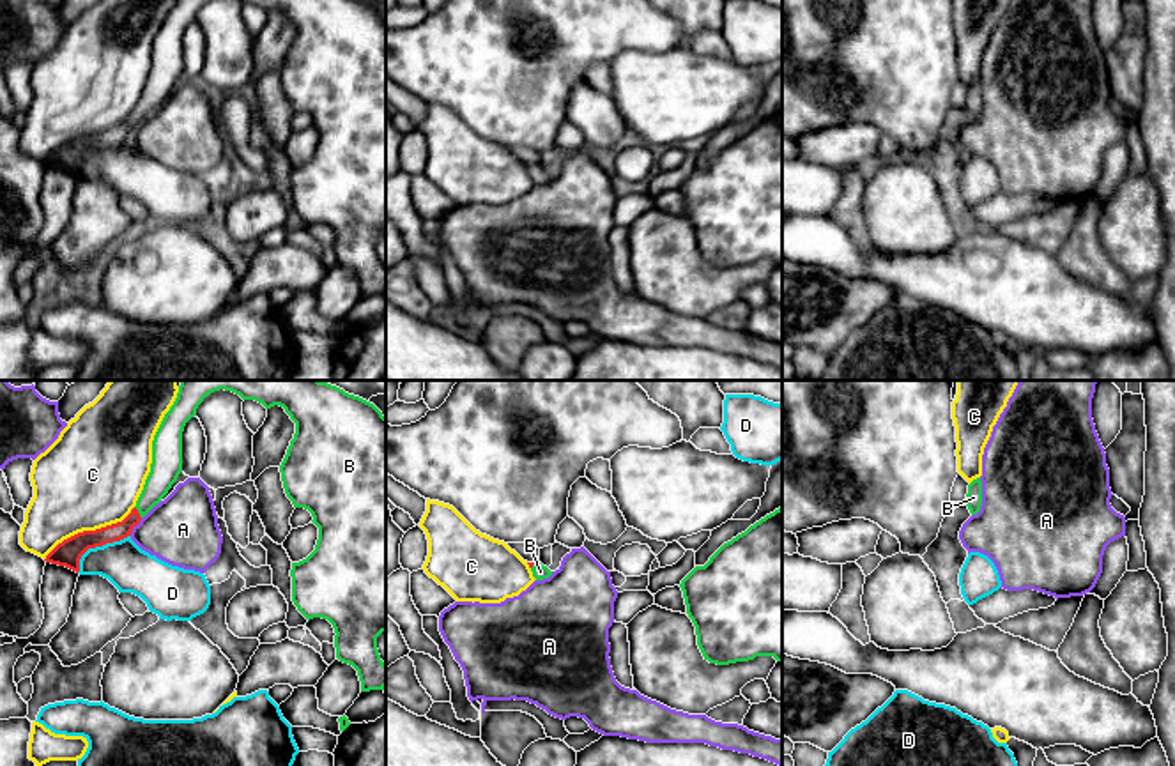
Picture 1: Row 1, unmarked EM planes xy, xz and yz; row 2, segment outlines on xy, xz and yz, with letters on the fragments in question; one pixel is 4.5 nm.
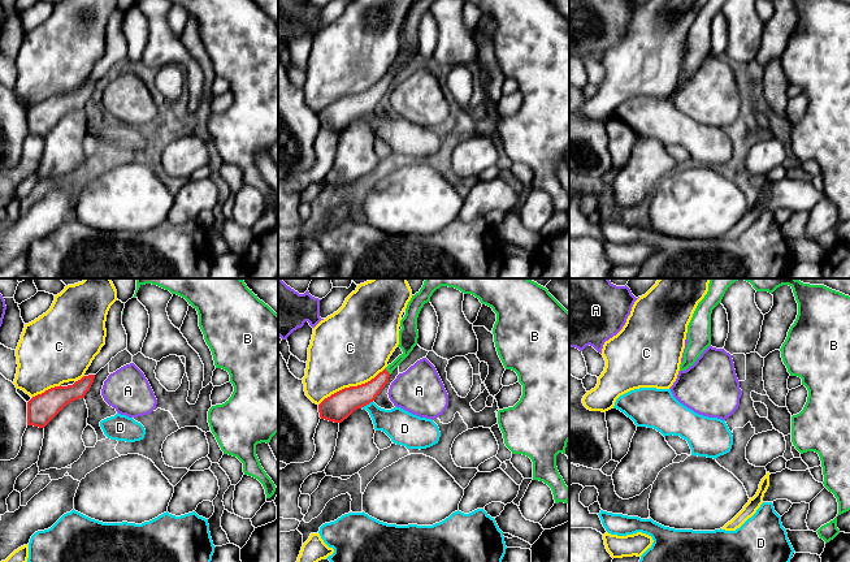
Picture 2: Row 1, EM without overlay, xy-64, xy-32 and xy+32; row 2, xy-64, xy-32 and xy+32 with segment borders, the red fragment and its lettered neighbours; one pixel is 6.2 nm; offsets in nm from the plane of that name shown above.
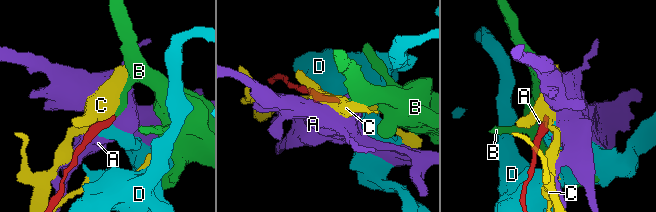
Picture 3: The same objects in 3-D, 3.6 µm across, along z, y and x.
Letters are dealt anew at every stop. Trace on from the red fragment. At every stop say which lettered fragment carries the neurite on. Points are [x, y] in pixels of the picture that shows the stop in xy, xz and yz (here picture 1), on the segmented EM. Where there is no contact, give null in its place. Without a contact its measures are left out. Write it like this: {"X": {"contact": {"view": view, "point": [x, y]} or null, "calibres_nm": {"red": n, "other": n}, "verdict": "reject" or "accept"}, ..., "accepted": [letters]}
{"A": {"contact": {"view": "xy", "point": [133, 526]}, "calibres_nm": {"red": 90, "other": 320}, "verdict": "reject"}, "B": {"contact": {"view": "xy", "point": [137, 512]}, "calibres_nm": {"red": 80, "other": 140}, "verdict": "accept"}, "C": {"contact": {"view": "xy", "point": [89, 531]}, "calibres_nm": {"red": 120, "other": 460}, "verdict": "reject"}, "D": {"contact": {"view": "xy", "point": [98, 545]}, "calibres_nm": {"red": 120, "other": 200}, "verdict": "reject"}, "accepted": ["B"]}

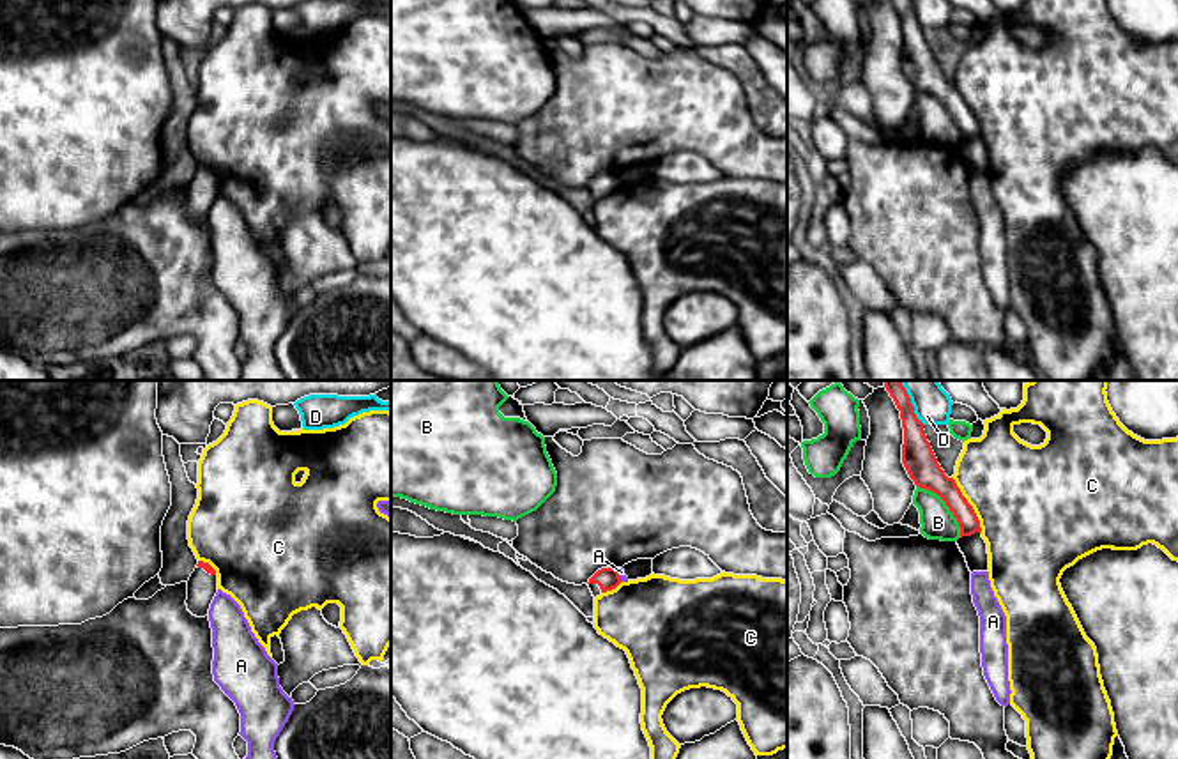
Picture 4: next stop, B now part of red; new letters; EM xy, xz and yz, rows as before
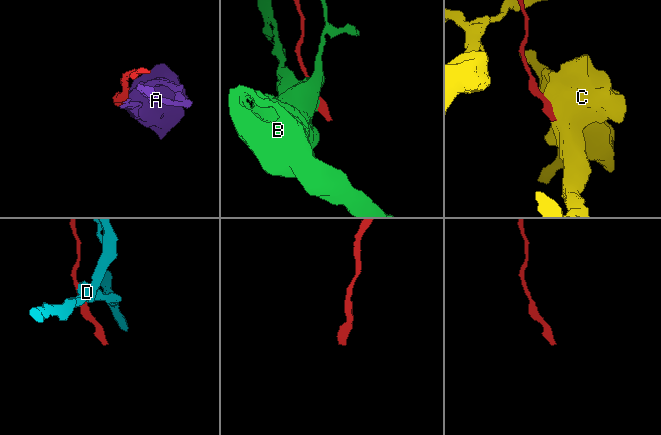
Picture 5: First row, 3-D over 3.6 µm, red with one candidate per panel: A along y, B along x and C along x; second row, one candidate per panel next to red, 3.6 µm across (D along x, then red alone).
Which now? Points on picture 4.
{"A": {"contact": {"view": "xz", "point": [618, 575]}, "calibres_nm": {"red": 100, "other": 30}, "verdict": "reject"}, "B": {"contact": {"view": "yz", "point": [947, 505]}, "calibres_nm": {"red": 150, "other": 160}, "verdict": "reject"}, "C": {"contact": {"view": "yz", "point": [970, 505]}, "calibres_nm": {"red": 140, "other": 460}, "verdict": "reject"}, "D": {"contact": {"view": "yz", "point": [911, 404]}, "calibres_nm": {"red": 140, "other": 180}, "verdict": "reject"}, "accepted": []}

